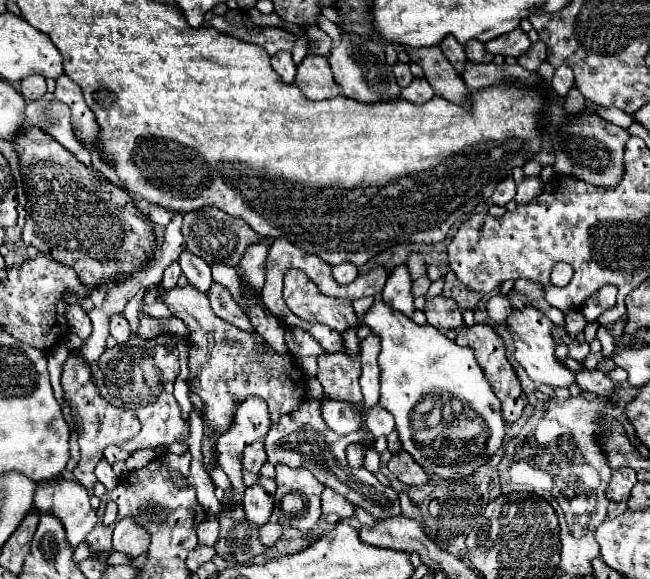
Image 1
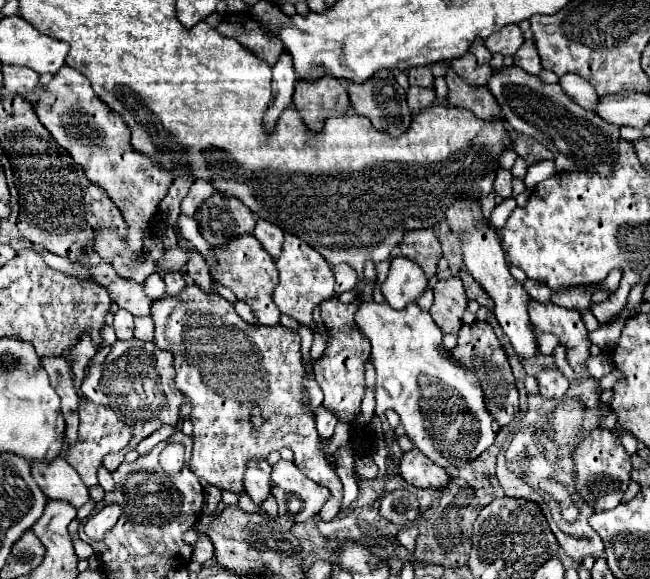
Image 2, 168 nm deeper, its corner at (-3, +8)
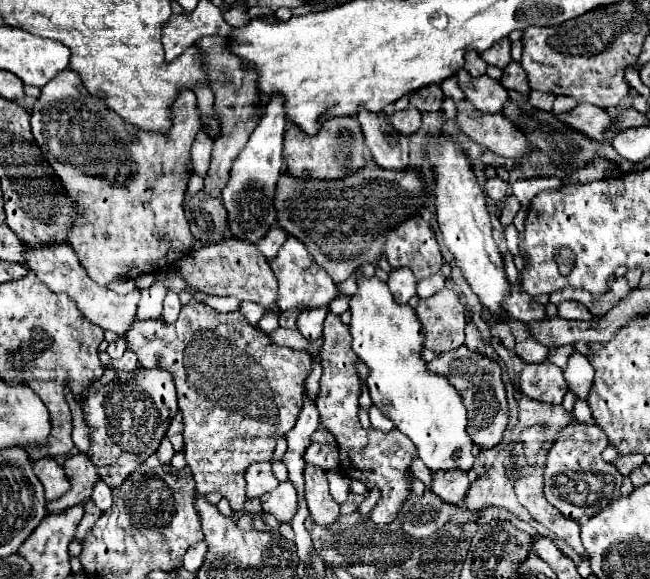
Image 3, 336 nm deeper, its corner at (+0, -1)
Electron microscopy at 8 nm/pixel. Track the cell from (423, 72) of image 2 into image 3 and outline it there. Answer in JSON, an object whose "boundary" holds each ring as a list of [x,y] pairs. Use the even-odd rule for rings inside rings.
{"boundary":[[[439,85],[421,87],[421,89],[413,91],[411,99],[409,99],[409,103],[413,107],[417,107],[419,111],[439,111],[441,101],[443,101],[443,91],[439,89]]]}

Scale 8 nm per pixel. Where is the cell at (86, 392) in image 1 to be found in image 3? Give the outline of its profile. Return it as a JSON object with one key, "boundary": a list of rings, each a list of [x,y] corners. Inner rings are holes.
{"boundary":[[[77,453],[77,455],[67,457],[63,463],[63,469],[71,481],[71,491],[69,491],[69,495],[63,495],[63,499],[55,499],[53,503],[47,503],[49,513],[63,511],[77,503],[79,505],[85,503],[91,497],[95,483],[99,481],[99,473],[97,473],[99,469],[97,469],[97,465],[91,463],[87,453]]]}

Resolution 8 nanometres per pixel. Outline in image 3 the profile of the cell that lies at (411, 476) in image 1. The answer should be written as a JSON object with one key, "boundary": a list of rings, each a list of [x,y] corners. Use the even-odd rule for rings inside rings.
{"boundary":[[[431,471],[431,477],[429,491],[447,503],[459,503],[469,489],[469,477],[461,471]]]}

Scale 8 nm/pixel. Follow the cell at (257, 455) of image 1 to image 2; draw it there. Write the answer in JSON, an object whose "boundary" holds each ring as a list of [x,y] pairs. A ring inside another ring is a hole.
{"boundary":[[[196,284],[186,286],[176,298],[162,298],[152,304],[150,316],[154,320],[154,344],[160,350],[168,350],[174,354],[174,368],[176,368],[176,388],[188,398],[192,406],[192,424],[194,424],[194,450],[190,458],[190,470],[204,478],[208,484],[230,490],[236,494],[244,492],[244,470],[250,458],[266,458],[270,452],[280,448],[290,448],[294,452],[294,462],[308,476],[320,486],[330,490],[330,498],[326,506],[320,510],[322,520],[332,520],[342,510],[342,482],[326,460],[324,452],[320,450],[320,440],[314,428],[314,416],[304,408],[300,402],[302,398],[302,356],[300,356],[300,334],[296,330],[284,326],[250,326],[246,324],[234,310],[234,306],[218,294],[206,294]],[[260,406],[262,426],[254,428],[250,410]]]}

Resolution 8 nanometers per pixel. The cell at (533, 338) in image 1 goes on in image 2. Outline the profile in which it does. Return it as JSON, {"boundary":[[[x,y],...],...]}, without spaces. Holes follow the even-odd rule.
{"boundary":[[[460,198],[460,202],[452,202],[452,206],[446,210],[446,222],[448,222],[450,230],[456,236],[462,238],[462,260],[464,260],[470,276],[494,300],[496,320],[500,322],[504,334],[510,338],[516,354],[520,358],[532,358],[532,356],[536,356],[538,354],[536,338],[534,338],[534,332],[530,328],[530,318],[528,318],[530,296],[526,294],[526,290],[522,288],[522,284],[512,278],[512,274],[508,270],[504,248],[500,244],[500,238],[498,238],[496,230],[490,226],[490,222],[482,216],[480,202],[476,198],[474,200]]]}

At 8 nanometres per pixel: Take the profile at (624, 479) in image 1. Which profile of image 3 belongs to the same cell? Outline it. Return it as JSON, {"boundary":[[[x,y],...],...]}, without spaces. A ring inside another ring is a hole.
{"boundary":[[[569,423],[557,437],[555,445],[547,455],[545,465],[545,495],[553,507],[557,507],[565,517],[575,521],[585,521],[605,509],[611,501],[621,497],[623,475],[613,463],[601,459],[601,451],[609,445],[609,439],[597,425]]]}

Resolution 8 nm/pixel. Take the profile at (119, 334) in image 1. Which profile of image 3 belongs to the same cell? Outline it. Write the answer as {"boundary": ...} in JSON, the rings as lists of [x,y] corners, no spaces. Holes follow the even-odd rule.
{"boundary":[[[119,337],[117,341],[109,343],[107,353],[111,355],[111,359],[119,359],[119,357],[123,355],[123,351],[125,351],[125,349],[127,349],[127,341],[125,341],[125,337]]]}

